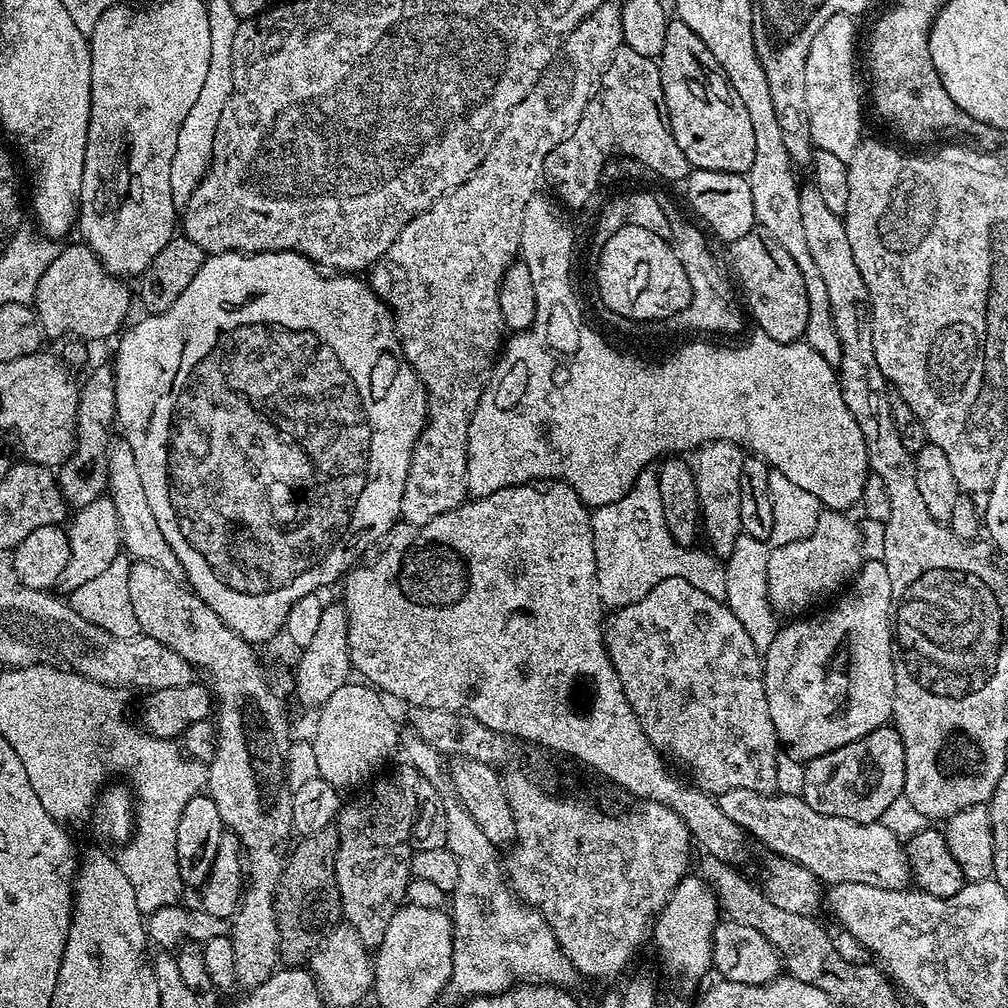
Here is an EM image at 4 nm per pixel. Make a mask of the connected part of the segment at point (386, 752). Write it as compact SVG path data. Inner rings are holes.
M349 682L330 694L330 698L318 710L318 720L311 742L317 759L319 776L330 782L335 788L347 790L368 779L392 754L400 744L398 730L389 710L382 699L383 695L371 685L364 682Z

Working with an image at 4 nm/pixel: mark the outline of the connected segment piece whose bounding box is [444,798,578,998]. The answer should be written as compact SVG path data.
M444 800L446 846L458 864L458 886L450 893L452 918L452 979L447 991L459 998L494 996L517 982L543 982L572 986L578 980L576 967L562 954L544 915L521 904L508 887L506 868L497 845L482 834L478 822L459 800Z

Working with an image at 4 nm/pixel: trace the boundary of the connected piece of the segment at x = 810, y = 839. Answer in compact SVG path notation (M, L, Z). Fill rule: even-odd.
M731 788L719 793L718 803L722 814L726 814L726 818L730 818L730 822L739 826L751 839L753 836L758 843L765 844L771 855L798 862L798 866L806 866L806 870L810 870L825 885L862 882L862 886L874 886L882 890L898 890L909 887L910 873L908 859L904 856L904 844L890 830L886 830L882 823L859 824L850 822L846 818L818 814L818 810L810 810L810 806L806 806L803 795L786 796L758 790Z

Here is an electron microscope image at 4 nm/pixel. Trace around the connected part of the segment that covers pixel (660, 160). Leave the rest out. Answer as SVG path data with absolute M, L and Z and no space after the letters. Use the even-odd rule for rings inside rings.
M621 46L608 63L578 126L574 126L574 134L546 154L543 183L548 183L547 191L561 205L584 208L596 187L601 187L604 164L613 157L637 159L664 180L683 181L690 171L686 154L682 154L668 127L659 63L627 46Z

